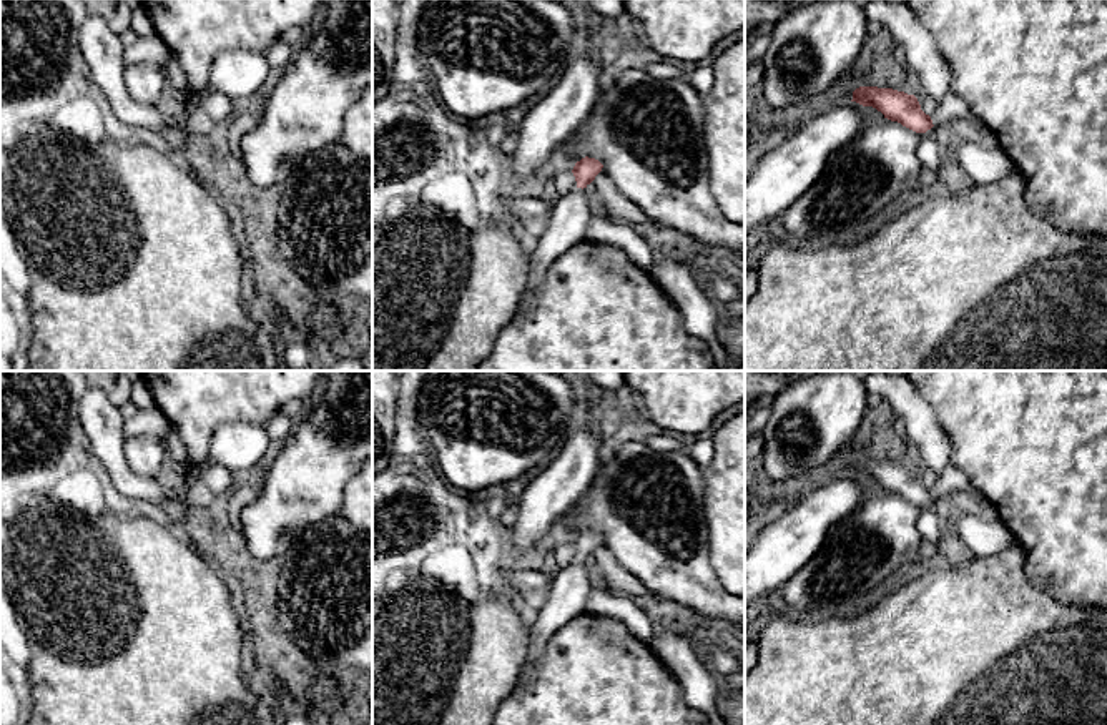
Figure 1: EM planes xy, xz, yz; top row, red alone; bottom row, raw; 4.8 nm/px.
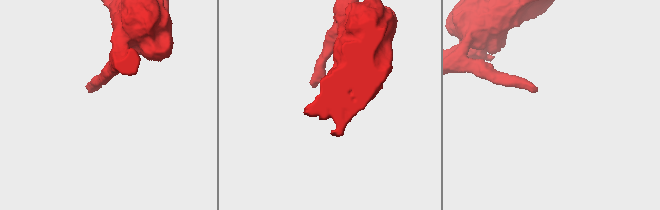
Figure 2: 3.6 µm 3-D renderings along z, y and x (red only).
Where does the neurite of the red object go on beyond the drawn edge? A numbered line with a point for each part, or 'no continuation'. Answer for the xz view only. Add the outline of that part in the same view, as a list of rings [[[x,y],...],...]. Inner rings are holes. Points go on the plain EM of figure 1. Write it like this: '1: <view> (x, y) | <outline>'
1: xz (570, 587) | [[[582,560],[554,570],[554,584],[545,605],[530,620],[529,658],[520,670],[519,682],[529,682],[550,639],[568,622],[587,612],[592,579]]]

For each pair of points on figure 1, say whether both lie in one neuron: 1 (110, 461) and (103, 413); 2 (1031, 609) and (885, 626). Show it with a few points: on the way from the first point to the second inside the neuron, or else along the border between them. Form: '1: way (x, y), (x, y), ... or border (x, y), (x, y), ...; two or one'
1: way (108, 449), (103, 424); one
2: way (994, 626), (921, 626); one

